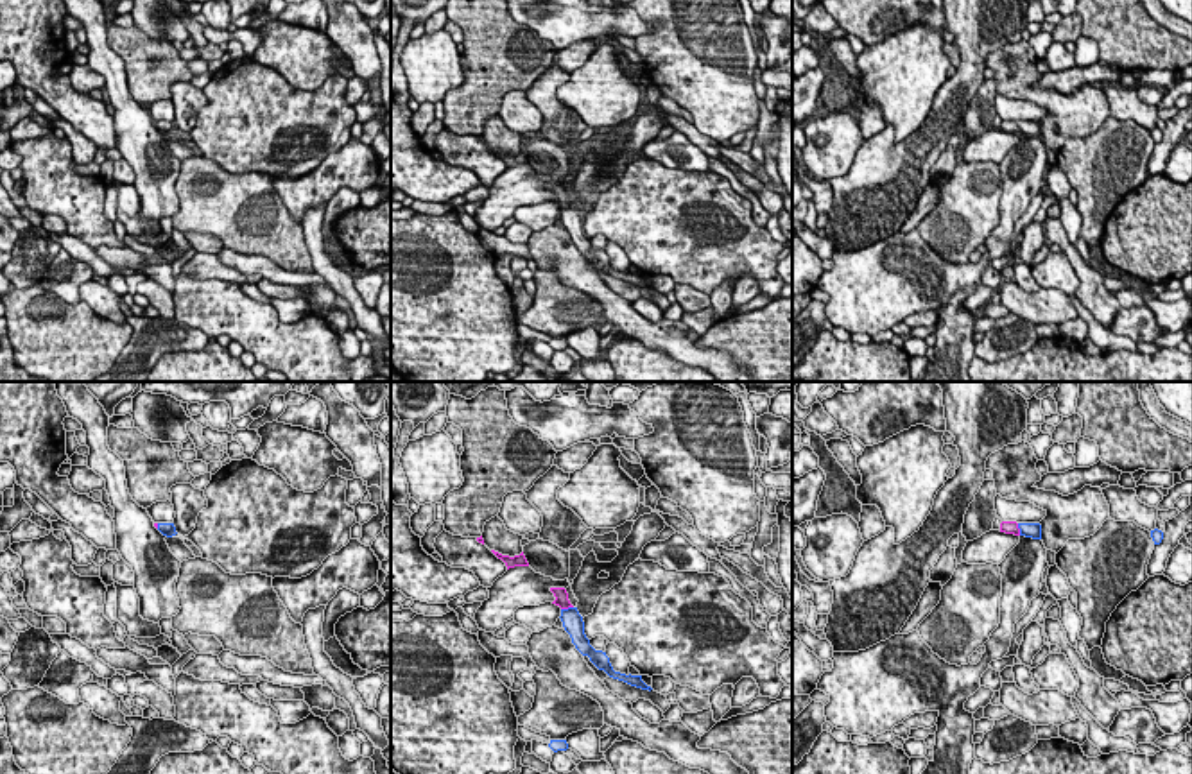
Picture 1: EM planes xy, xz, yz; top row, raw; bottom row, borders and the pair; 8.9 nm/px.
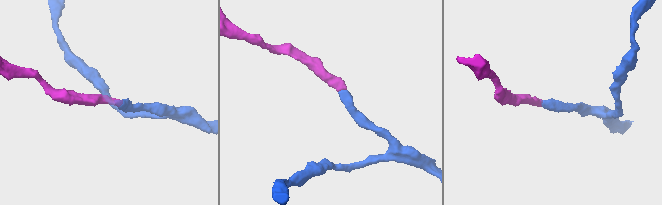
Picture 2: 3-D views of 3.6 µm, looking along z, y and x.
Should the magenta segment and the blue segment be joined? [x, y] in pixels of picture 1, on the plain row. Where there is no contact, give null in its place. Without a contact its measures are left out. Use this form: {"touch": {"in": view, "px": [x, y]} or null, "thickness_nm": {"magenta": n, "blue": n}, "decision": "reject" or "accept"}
{"touch": {"in": "xz", "px": [567, 206]}, "thickness_nm": {"magenta": 130, "blue": 190}, "decision": "accept"}

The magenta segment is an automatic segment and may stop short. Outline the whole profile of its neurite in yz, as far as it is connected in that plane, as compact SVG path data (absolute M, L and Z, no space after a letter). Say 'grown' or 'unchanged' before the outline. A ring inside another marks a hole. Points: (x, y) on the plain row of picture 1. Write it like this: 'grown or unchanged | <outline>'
grown | M1002 120L1000 131L1041 138L1041 124L1040 122Z

